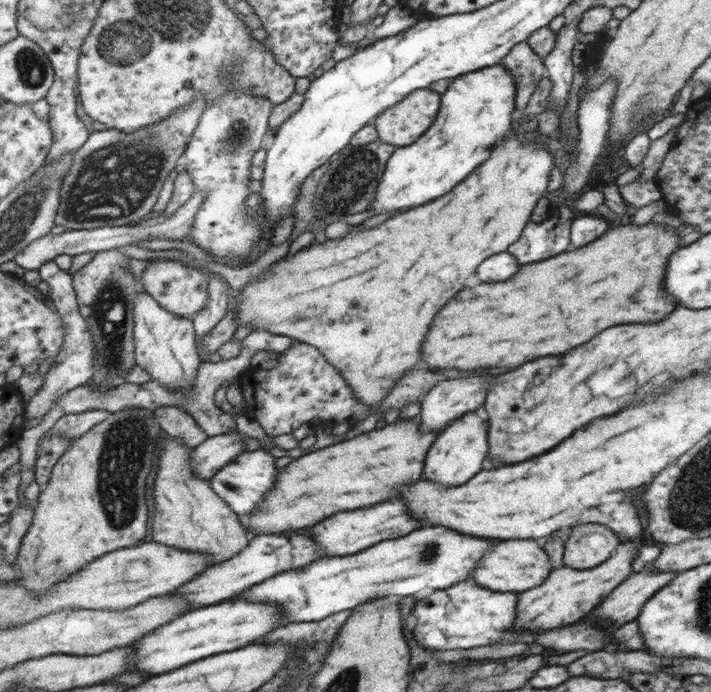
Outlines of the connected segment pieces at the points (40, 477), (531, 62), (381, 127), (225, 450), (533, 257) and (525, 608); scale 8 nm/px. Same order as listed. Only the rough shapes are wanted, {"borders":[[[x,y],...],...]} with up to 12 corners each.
{"borders":[[[52,428],[37,446],[35,479],[43,490],[76,439]],[[527,41],[501,60],[517,85],[517,106],[525,108],[545,65]],[[411,91],[373,120],[377,139],[411,145],[429,130],[439,93]],[[237,431],[207,437],[192,449],[194,473],[209,480],[244,451]],[[570,208],[527,223],[511,252],[521,264],[567,250]],[[640,542],[588,569],[561,566],[518,593],[515,628],[585,616],[632,572]]]}

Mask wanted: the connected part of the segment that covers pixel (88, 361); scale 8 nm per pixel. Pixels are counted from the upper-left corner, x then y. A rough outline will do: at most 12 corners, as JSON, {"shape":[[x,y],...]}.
{"shape":[[55,261],[39,271],[66,337],[44,385],[26,404],[38,419],[96,373],[96,342],[73,274]]}

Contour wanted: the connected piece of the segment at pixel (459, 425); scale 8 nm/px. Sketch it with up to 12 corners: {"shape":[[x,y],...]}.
{"shape":[[482,409],[447,423],[423,480],[459,486],[489,454]]}

